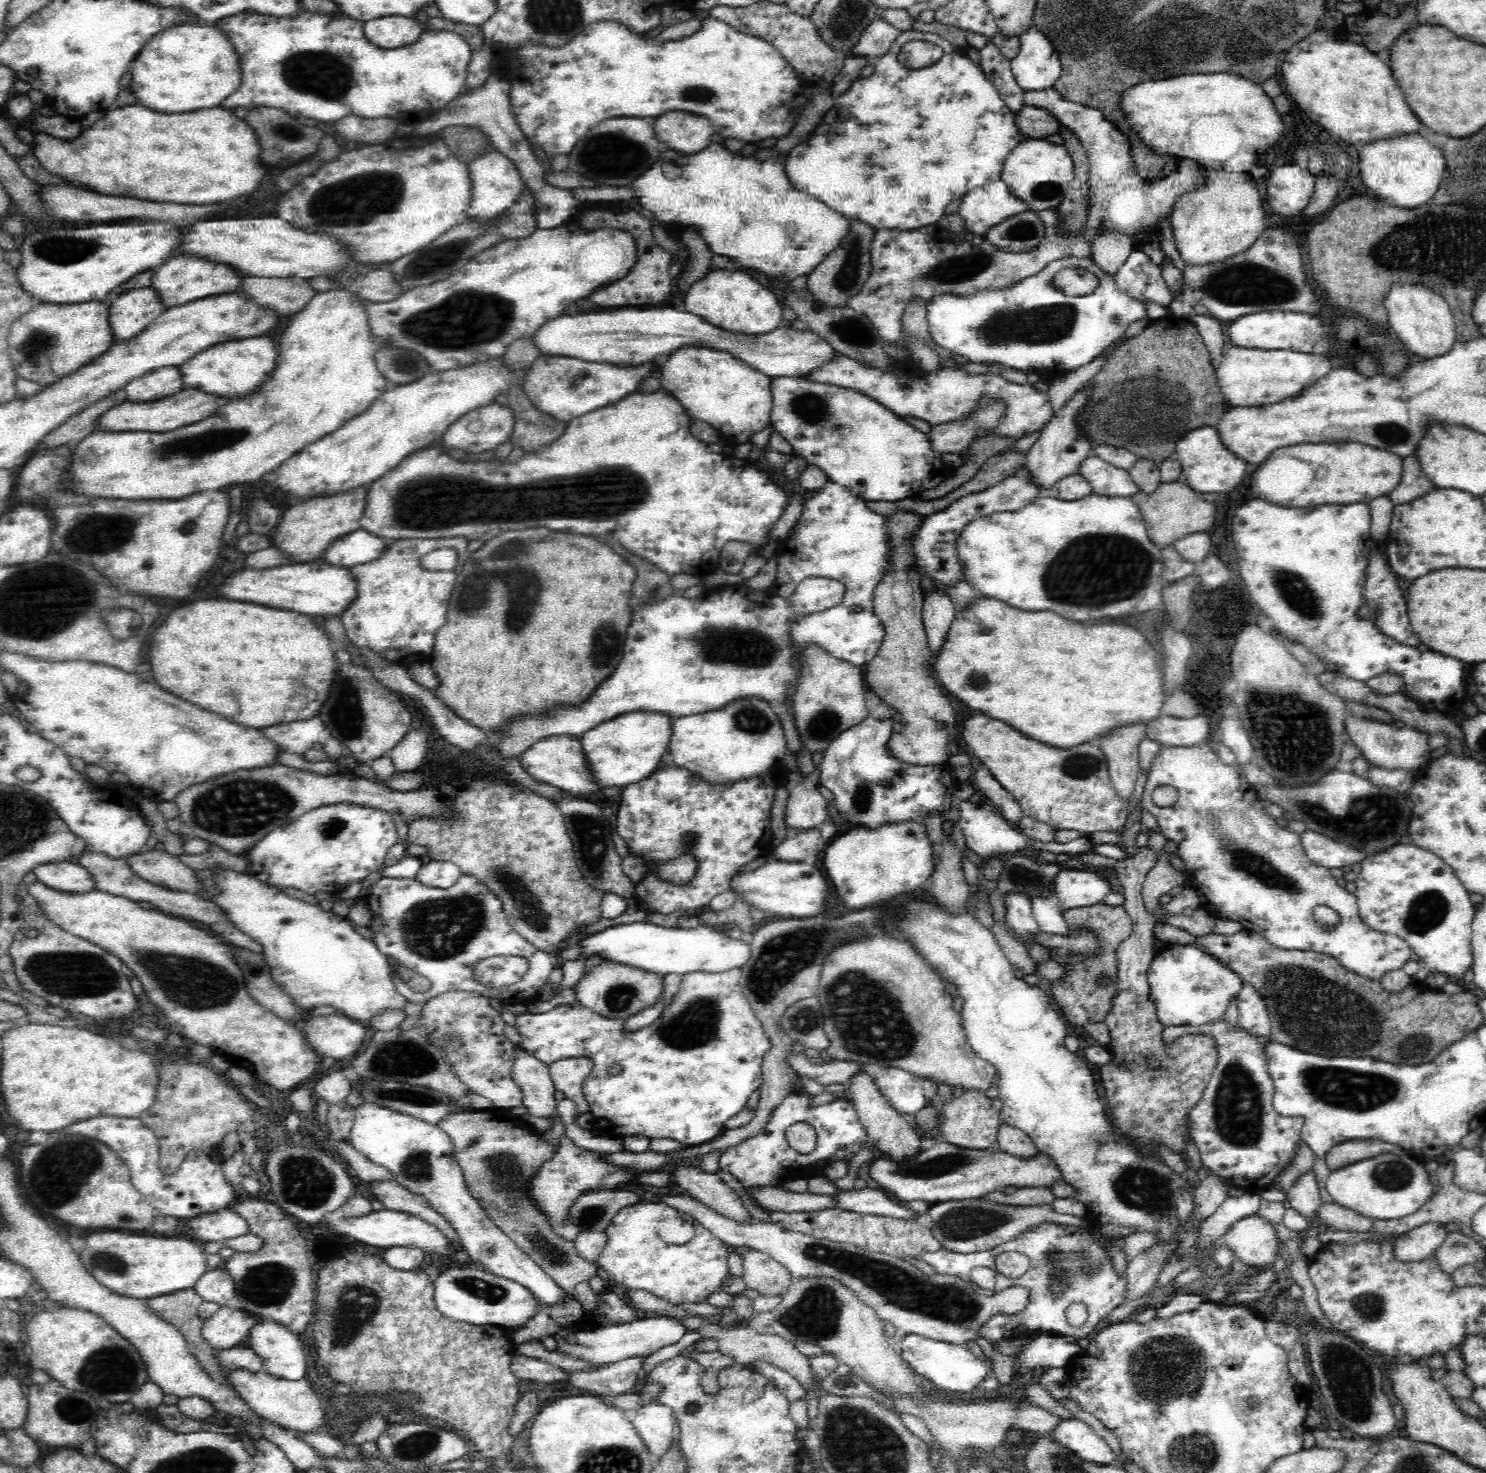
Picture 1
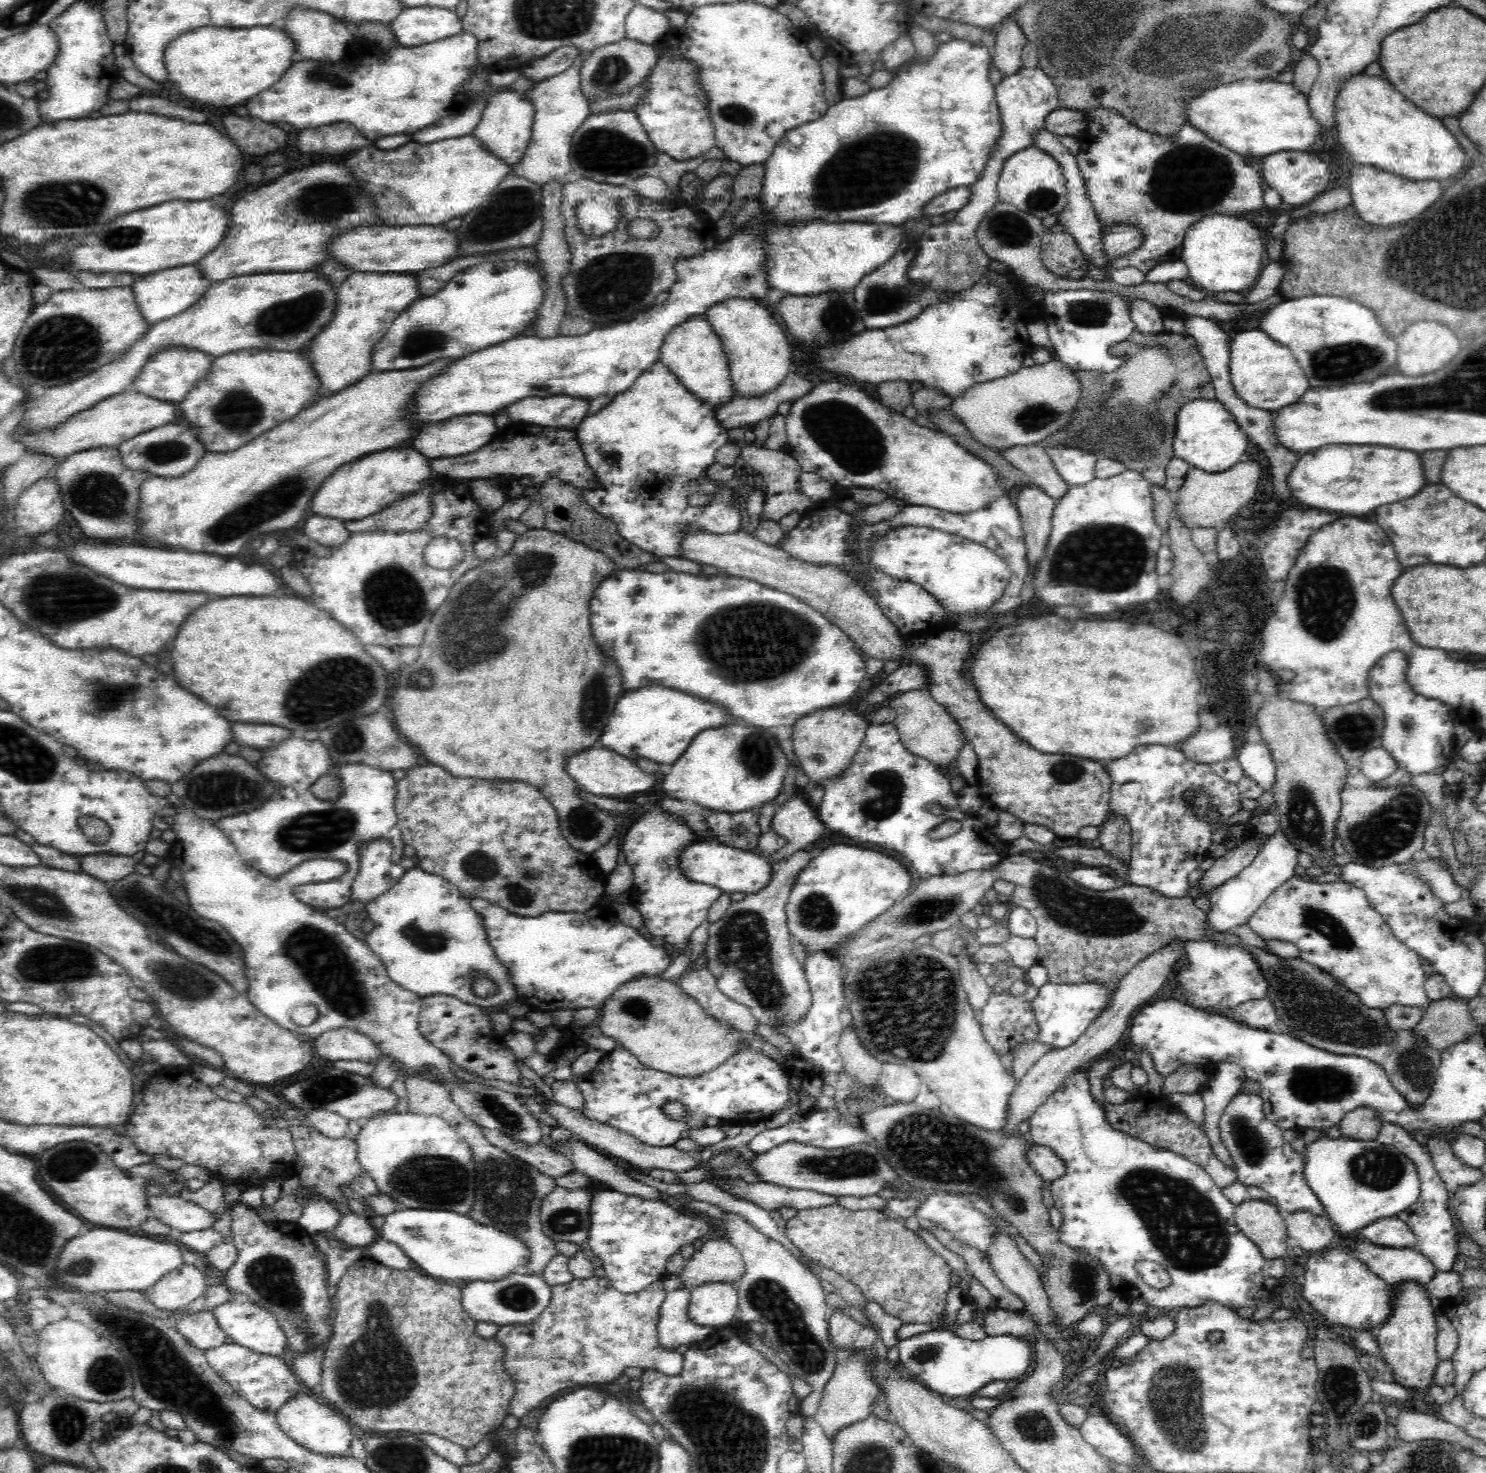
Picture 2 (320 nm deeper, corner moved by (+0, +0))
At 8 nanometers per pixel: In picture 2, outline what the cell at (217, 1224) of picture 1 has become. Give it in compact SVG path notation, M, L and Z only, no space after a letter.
M160 1191L160 1194L148 1196L147 1199L152 1216L160 1218L163 1224L172 1228L174 1235L210 1229L215 1224L210 1211L179 1195Z

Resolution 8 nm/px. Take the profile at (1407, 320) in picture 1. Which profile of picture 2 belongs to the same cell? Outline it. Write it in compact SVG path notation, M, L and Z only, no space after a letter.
M1416 321L1397 336L1398 370L1403 375L1420 377L1445 367L1463 348L1457 334L1442 323Z

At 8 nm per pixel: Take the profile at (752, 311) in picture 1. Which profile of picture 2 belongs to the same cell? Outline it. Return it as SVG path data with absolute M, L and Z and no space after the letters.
M730 297L712 305L705 312L705 316L713 332L721 340L727 358L732 400L736 397L763 397L783 384L792 368L790 346L769 308L762 307L752 299Z

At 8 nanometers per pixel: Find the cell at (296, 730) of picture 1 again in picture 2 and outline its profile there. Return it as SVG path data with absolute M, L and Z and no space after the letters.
M232 724L232 739L239 747L272 749L290 738L290 730L272 724Z

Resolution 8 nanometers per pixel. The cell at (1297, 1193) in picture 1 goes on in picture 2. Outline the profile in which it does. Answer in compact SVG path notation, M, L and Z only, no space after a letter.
M1310 1212L1286 1214L1284 1221L1288 1236L1297 1240L1300 1248L1306 1252L1324 1251L1336 1238L1334 1235L1337 1229L1330 1220Z

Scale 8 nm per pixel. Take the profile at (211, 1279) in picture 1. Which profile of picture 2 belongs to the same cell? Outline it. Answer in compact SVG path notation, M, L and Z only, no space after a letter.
M183 1263L142 1293L156 1309L173 1312L205 1294L204 1278L196 1264Z

